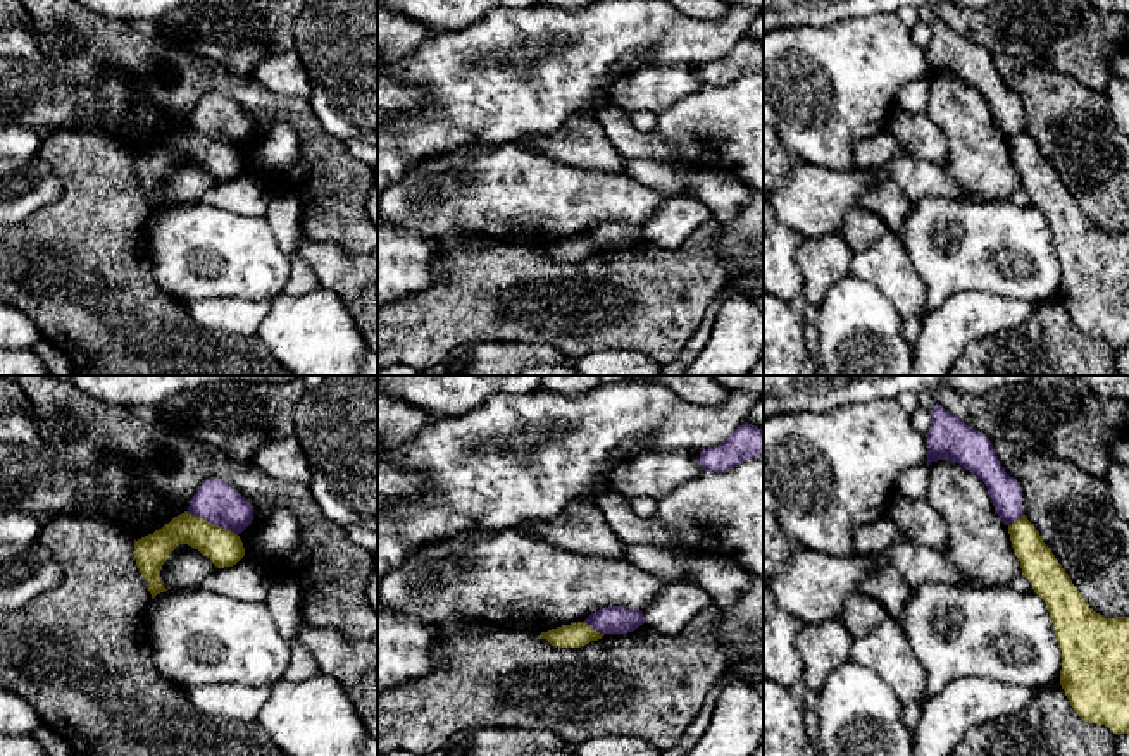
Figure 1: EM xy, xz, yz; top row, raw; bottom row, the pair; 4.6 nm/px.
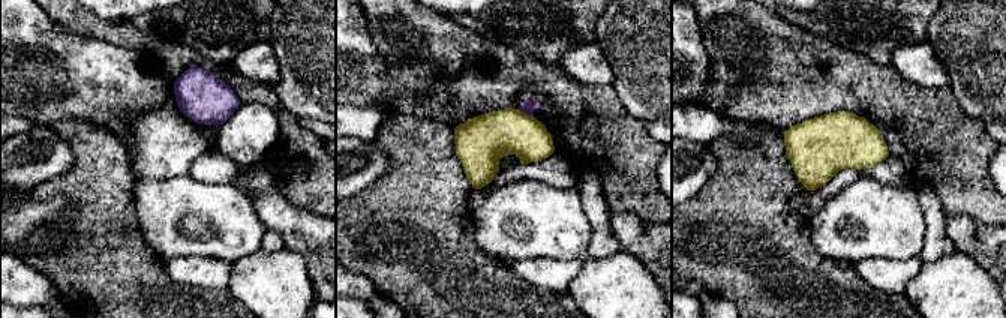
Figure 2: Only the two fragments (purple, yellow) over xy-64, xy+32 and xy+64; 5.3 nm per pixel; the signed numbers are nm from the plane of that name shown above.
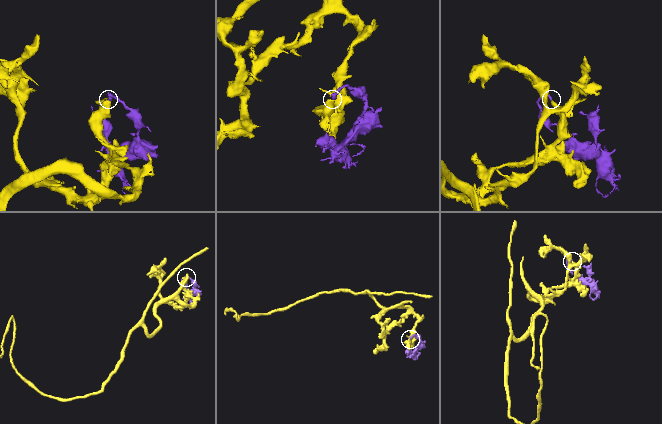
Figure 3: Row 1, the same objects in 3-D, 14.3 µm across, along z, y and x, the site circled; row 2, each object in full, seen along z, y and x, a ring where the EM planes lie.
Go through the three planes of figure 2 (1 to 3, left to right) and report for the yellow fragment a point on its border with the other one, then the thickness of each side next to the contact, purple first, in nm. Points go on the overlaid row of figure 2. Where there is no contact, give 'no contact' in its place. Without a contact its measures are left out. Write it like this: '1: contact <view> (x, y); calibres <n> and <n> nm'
1: no contact
2: contact xy+32 (525, 111); calibres 70 and 260 nm
3: no contact

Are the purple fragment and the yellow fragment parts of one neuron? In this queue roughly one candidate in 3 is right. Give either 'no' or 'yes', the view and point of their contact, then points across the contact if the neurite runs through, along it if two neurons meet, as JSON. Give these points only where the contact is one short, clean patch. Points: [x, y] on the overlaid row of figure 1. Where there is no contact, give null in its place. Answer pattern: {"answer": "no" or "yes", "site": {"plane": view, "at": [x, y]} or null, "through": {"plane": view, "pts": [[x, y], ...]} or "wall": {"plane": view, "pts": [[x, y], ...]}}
{"answer": "no", "site": {"plane": "xy", "at": [212, 522]}, "wall": {"plane": "xy", "pts": [[187, 512], [237, 534]]}}

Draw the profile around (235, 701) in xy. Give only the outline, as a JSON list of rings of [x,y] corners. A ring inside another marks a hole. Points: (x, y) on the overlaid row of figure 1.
[[[205,684],[186,689],[195,708],[203,713],[257,722],[262,706],[271,696],[271,687],[252,687],[240,684]]]

